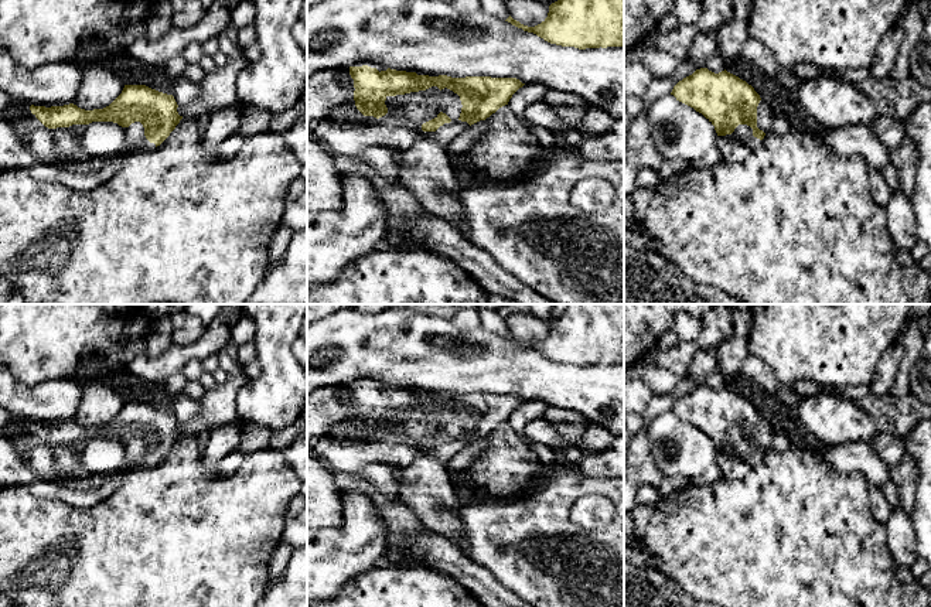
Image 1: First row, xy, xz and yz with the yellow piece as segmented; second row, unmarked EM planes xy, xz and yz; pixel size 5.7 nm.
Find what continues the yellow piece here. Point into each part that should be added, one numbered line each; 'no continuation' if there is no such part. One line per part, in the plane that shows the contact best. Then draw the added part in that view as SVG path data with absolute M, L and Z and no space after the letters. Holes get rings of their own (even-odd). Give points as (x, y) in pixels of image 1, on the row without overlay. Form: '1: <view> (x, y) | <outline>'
1: xz (333, 435) | M349 385L321 386L307 396L307 446L324 464L342 473L361 473L374 463L405 468L422 454L446 464L470 443L458 436L463 424L460 413L447 405L440 407L432 403L426 407L386 413L388 430L379 436L364 433L357 426L354 407ZM440 429L446 430L451 439L436 449L423 449L422 441L437 434Z

